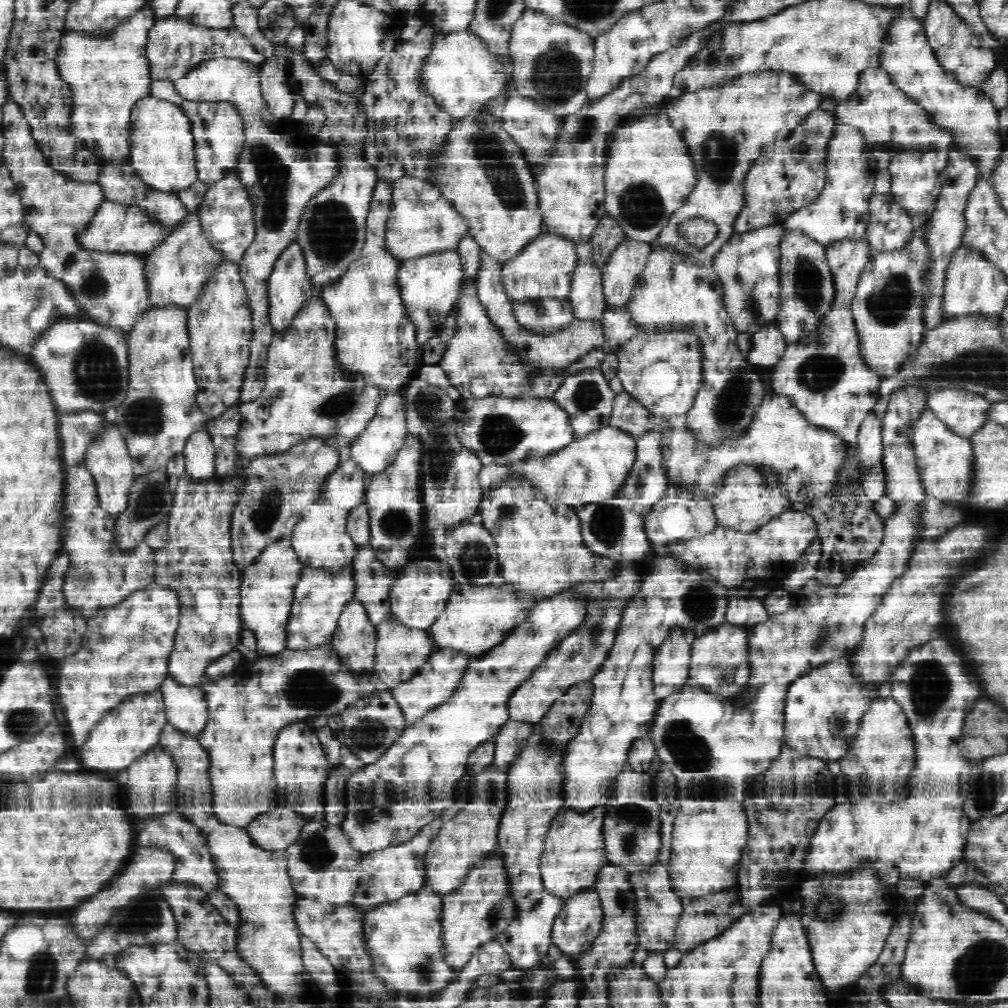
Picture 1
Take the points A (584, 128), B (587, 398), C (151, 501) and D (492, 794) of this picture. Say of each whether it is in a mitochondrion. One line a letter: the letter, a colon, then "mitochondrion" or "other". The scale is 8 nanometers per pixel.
A: mitochondrion
B: mitochondrion
C: mitochondrion
D: other

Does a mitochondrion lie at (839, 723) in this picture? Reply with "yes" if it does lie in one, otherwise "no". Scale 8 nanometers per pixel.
yes

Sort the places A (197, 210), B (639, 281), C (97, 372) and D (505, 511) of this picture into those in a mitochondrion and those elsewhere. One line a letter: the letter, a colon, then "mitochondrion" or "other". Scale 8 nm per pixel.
A: other
B: other
C: mitochondrion
D: mitochondrion

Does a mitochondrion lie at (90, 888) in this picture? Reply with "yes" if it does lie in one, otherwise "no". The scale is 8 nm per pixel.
no

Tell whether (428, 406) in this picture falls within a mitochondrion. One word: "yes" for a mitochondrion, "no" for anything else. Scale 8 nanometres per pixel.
yes

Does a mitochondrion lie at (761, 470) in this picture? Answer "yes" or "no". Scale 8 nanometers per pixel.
no

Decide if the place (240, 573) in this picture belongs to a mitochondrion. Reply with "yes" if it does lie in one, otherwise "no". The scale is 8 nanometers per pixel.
no

